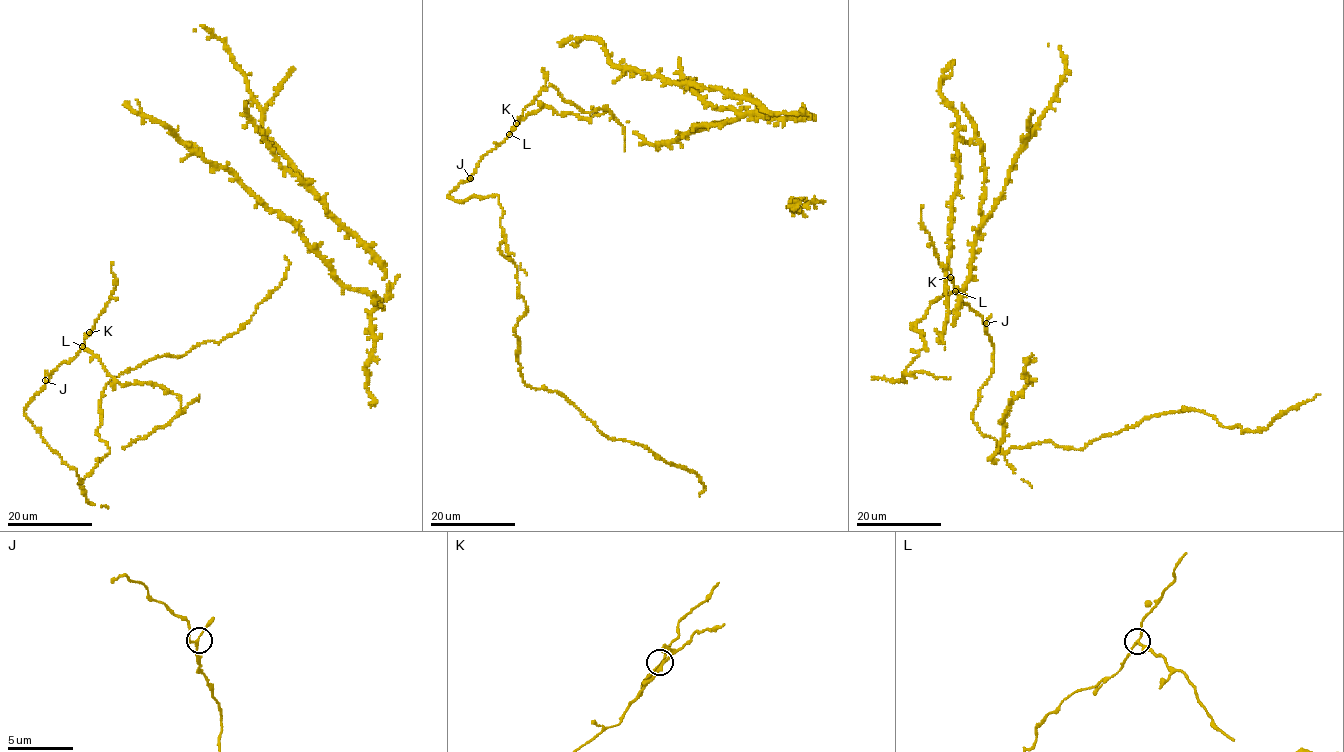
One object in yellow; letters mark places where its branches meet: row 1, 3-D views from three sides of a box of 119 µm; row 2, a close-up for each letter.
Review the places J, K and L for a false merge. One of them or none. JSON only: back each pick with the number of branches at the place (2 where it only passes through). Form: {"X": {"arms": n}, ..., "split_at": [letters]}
{"L": {"arms": 3}, "split_at": ["L"]}

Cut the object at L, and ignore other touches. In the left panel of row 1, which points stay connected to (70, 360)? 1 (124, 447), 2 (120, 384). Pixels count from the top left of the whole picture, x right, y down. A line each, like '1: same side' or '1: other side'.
1: other side
2: other side

